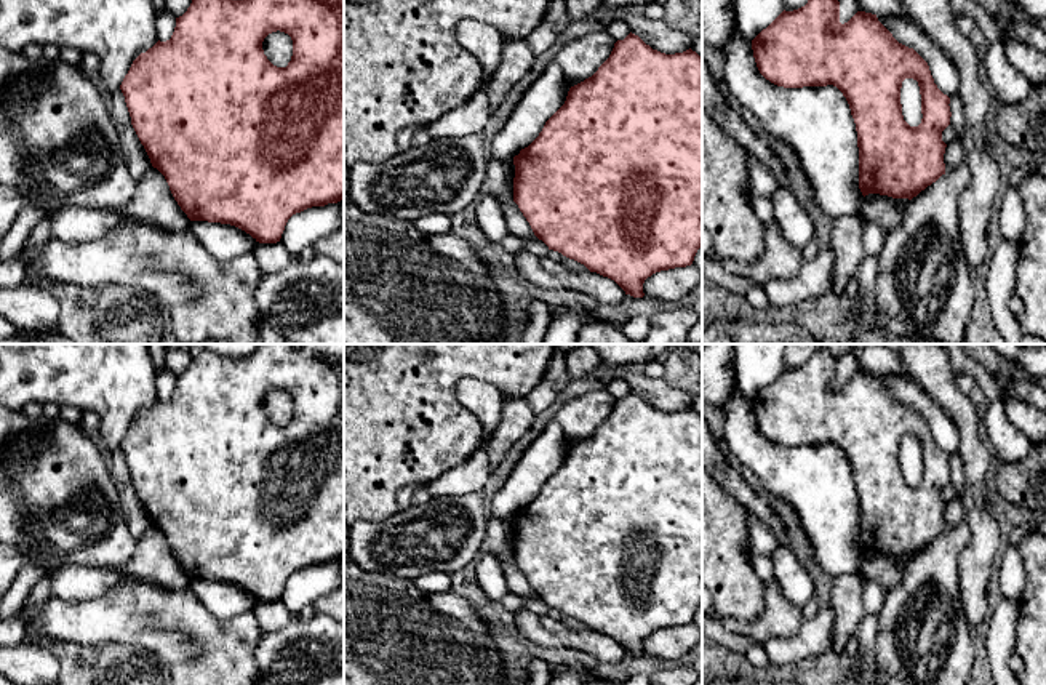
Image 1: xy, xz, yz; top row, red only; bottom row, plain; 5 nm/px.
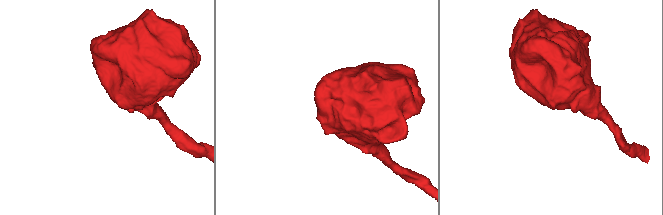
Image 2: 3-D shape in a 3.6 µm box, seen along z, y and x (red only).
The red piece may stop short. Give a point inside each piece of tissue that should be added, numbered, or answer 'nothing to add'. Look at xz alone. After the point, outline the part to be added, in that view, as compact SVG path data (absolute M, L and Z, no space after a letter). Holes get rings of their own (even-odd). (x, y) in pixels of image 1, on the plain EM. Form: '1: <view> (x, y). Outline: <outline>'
nothing to add

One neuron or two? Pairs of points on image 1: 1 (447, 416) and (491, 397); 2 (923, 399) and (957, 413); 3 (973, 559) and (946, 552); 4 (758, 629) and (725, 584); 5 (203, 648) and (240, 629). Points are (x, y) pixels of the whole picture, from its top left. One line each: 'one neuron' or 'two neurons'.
1: two neurons
2: two neurons
3: two neurons
4: two neurons
5: one neuron

